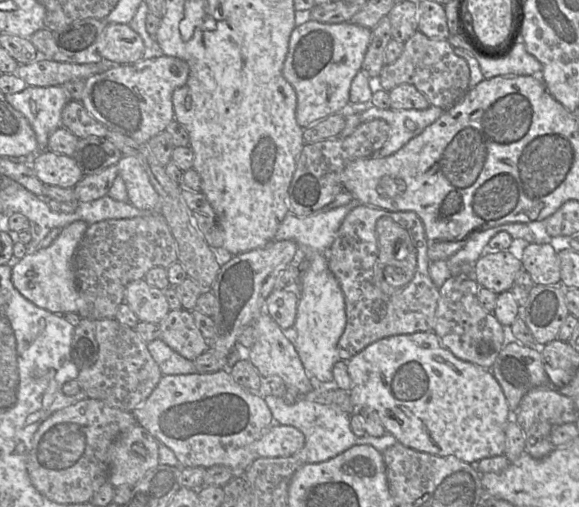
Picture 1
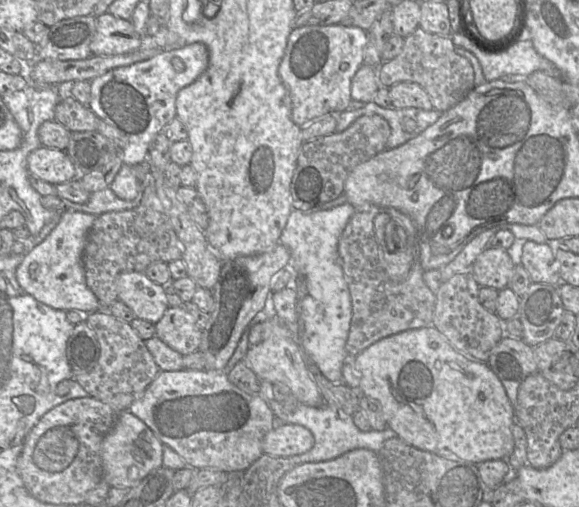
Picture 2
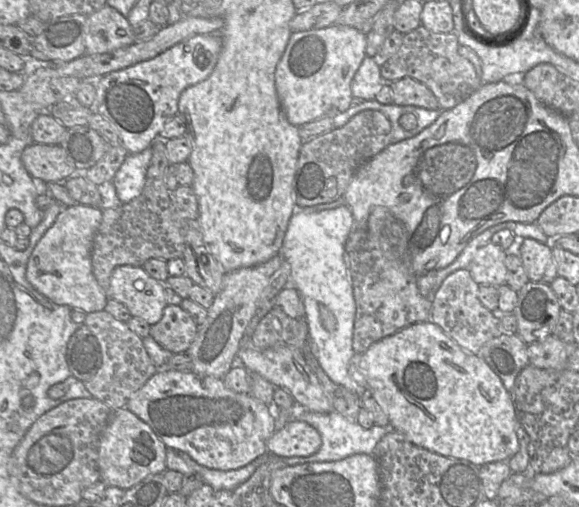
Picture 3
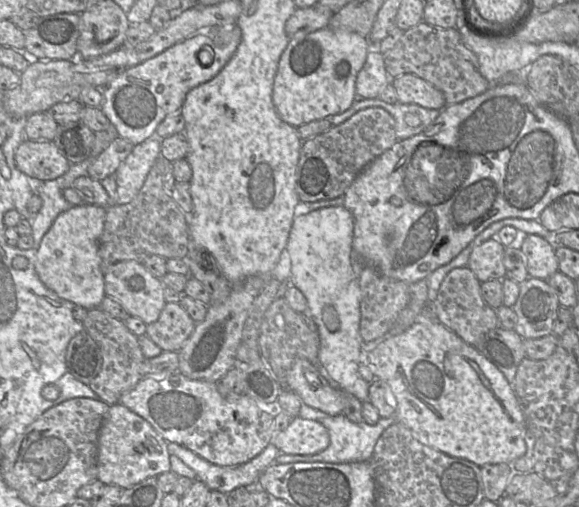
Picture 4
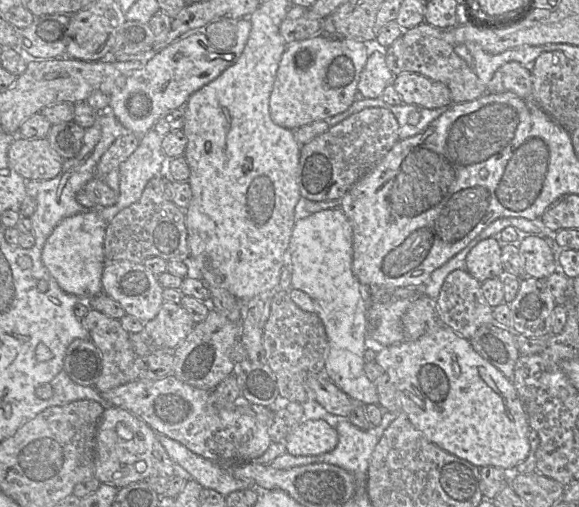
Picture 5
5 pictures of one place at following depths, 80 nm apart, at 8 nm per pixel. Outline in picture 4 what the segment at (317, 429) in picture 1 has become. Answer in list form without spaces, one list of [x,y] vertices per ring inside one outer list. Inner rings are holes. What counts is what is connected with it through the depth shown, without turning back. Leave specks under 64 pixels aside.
[[[343,414],[330,415],[317,421],[321,422],[330,434],[330,444],[325,450],[313,455],[293,455],[280,453],[271,465],[294,462],[346,463],[370,461],[378,439],[389,426],[396,422],[396,417],[394,415],[388,418],[380,417],[379,421],[375,425],[369,425],[364,421],[360,423],[353,422]]]

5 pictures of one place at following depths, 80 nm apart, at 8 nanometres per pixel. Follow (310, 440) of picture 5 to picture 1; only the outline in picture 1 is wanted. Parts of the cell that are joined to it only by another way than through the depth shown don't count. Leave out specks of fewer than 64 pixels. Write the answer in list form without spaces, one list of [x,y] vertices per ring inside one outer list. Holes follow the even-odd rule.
[[[273,423],[257,443],[258,457],[289,457],[305,444],[304,434],[290,425]]]

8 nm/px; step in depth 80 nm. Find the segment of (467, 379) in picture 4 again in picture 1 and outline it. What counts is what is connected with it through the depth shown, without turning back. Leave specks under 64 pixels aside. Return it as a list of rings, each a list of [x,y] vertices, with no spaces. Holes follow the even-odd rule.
[[[434,331],[393,335],[379,339],[349,359],[347,361],[347,369],[352,380],[352,387],[349,393],[356,410],[365,409],[371,413],[374,419],[384,426],[386,433],[392,434],[402,445],[433,455],[455,456],[471,465],[476,465],[484,458],[504,454],[506,446],[506,427],[510,418],[512,418],[512,413],[499,382],[494,377],[491,369],[485,369],[471,362],[457,358],[448,348],[442,345]]]

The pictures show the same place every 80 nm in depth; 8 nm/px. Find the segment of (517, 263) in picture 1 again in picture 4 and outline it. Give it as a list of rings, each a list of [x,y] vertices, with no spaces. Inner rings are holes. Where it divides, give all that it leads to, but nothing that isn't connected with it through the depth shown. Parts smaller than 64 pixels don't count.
[[[489,239],[473,249],[467,267],[480,282],[506,277],[504,266],[505,247],[494,239]]]

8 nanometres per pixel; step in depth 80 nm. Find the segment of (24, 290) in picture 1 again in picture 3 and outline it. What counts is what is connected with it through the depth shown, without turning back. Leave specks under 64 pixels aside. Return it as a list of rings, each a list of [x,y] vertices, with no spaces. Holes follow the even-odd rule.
[[[75,205],[63,207],[53,225],[35,246],[26,266],[26,279],[40,294],[58,305],[92,313],[105,309],[108,296],[92,272],[93,238],[101,223],[99,207]]]

